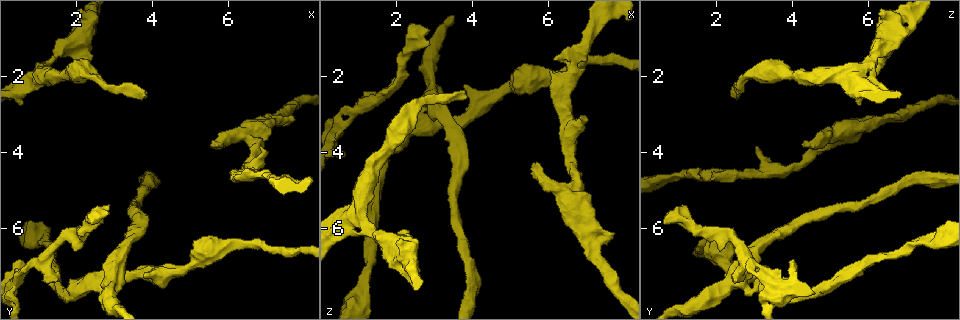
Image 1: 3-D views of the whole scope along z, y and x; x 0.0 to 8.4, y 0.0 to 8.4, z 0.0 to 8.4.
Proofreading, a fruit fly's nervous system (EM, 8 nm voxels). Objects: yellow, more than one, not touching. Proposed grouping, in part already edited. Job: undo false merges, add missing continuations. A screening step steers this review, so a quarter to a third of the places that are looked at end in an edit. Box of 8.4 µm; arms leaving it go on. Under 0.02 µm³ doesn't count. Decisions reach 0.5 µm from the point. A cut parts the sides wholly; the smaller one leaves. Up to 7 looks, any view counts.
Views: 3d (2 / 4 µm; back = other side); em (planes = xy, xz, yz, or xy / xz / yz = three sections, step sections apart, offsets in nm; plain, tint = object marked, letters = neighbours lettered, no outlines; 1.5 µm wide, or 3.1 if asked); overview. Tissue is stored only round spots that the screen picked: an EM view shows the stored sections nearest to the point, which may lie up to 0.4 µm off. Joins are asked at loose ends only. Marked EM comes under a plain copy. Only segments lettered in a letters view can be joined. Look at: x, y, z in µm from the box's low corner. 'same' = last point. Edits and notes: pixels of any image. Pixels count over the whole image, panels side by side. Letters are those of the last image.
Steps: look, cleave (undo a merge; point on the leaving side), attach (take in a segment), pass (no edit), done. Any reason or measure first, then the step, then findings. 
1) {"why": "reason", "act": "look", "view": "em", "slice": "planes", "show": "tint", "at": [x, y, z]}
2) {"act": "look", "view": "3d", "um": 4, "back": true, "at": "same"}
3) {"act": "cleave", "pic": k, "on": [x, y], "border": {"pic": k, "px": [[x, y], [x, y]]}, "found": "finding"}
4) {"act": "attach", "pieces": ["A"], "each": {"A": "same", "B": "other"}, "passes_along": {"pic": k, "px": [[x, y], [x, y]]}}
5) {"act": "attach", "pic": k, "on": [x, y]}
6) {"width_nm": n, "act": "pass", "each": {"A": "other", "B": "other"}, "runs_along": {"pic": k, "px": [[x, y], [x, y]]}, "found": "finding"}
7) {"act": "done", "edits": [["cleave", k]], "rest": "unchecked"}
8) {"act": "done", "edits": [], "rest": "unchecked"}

{"why": "branch stops here", "act": "look", "view": "3d", "um": 4, "at": [2.70, 7.75, 2.80]}

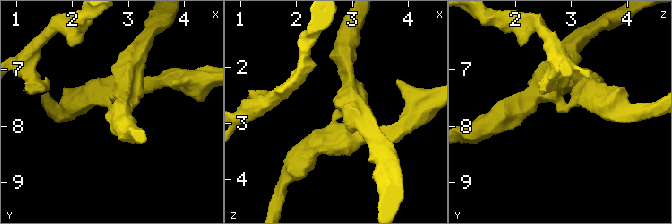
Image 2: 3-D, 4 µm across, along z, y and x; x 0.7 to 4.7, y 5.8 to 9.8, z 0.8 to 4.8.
{"why": "now the EM", "act": "look", "view": "em", "slice": "yz", "step": 4, "show": "letters", "at": [2.70, 7.70, 2.80]}

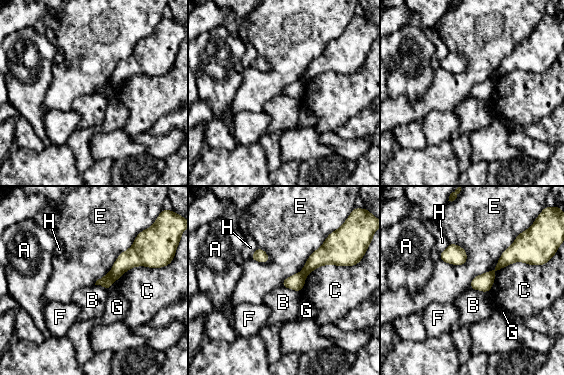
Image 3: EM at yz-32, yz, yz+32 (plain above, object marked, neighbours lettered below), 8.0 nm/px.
{"longest_contact_nm": ["E", 650], "act": "cleave", "pic": 3, "on": [106, 281], "each": {"A": "other", "B": "other", "C": "other", "E": "other", "F": "other", "G": "other", "H": "other"}, "found": "a second neuron is stuck on"}

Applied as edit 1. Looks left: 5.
{"why": "see it whole again", "act": "look", "view": "overview"}

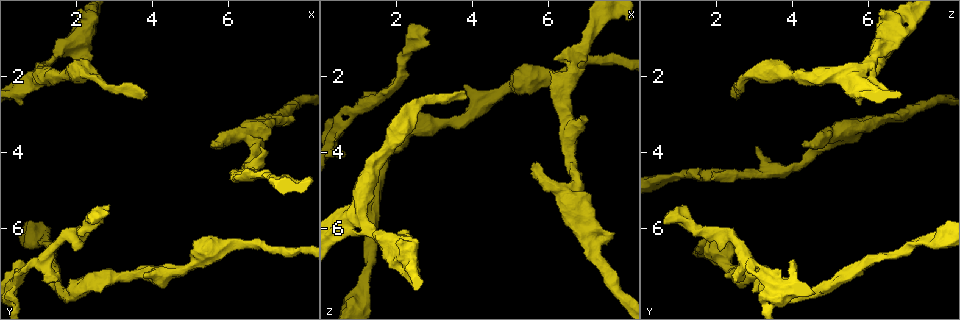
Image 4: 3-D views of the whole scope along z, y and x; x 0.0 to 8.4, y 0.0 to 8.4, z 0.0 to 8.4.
{"why": "an open end", "act": "look", "view": "em", "slice": "yz", "step": 8, "show": "letters", "at": [6.80, 3.85, 3.10]}

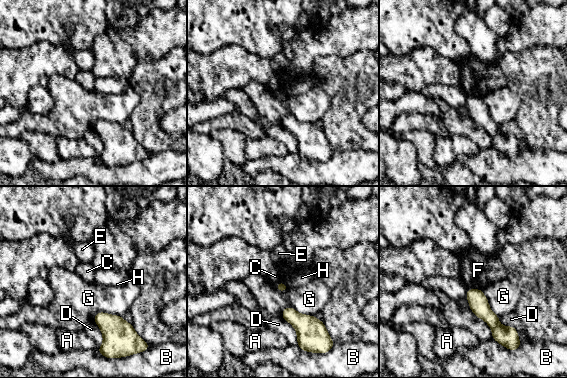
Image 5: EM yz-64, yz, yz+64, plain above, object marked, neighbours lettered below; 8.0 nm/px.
{"act": "pass", "each": {"A": "other", "B": "other", "C": "other", "D": "other", "E": "other", "F": "other", "G": "other", "H": "other"}, "runs_along": {"pic": 5, "px": [[469, 291], [501, 329], [509, 329]]}, "found": "none of them fits"}

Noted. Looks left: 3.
{"why": "branch stops here", "act": "look", "view": "em", "slice": "xz", "step": 4, "show": "letters", "at": [0.60, 2.80, 5.75]}

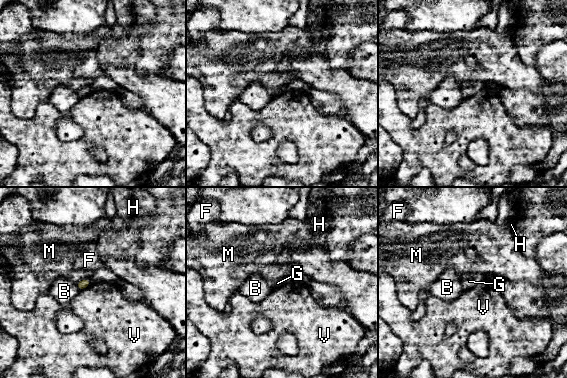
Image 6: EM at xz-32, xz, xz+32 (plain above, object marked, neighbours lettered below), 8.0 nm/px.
{"act": "look", "view": "em", "slice": "xy", "step": 8, "show": "letters", "at": "same"}

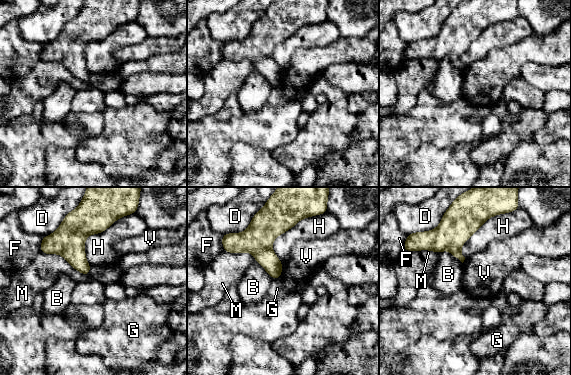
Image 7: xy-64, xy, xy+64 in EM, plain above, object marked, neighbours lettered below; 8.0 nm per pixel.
{"act": "pass", "each": {"B": "other", "D": "other", "F": "other", "G": "other", "H": "other", "M": "other", "V": "other"}, "border": {"pic": 7, "px": [[279, 277], [272, 279]]}, "found": "no lettered segment goes on from it"}

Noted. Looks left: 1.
{"act": "done", "edits": [["cleave", 3]], "rest": "unchecked"}

